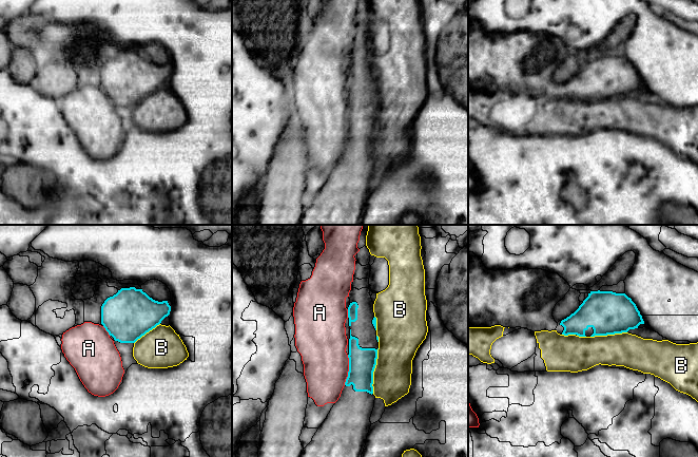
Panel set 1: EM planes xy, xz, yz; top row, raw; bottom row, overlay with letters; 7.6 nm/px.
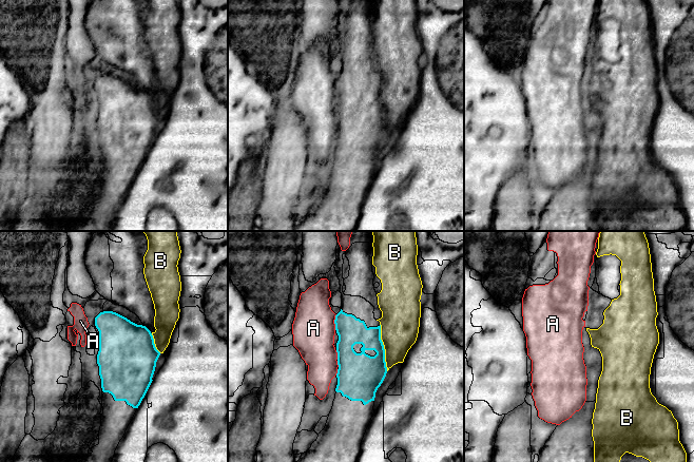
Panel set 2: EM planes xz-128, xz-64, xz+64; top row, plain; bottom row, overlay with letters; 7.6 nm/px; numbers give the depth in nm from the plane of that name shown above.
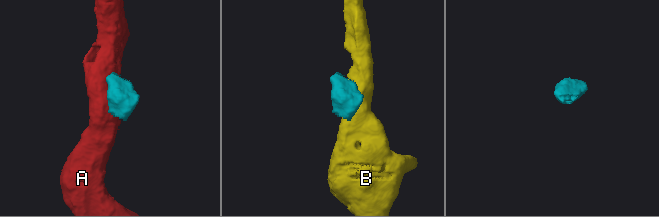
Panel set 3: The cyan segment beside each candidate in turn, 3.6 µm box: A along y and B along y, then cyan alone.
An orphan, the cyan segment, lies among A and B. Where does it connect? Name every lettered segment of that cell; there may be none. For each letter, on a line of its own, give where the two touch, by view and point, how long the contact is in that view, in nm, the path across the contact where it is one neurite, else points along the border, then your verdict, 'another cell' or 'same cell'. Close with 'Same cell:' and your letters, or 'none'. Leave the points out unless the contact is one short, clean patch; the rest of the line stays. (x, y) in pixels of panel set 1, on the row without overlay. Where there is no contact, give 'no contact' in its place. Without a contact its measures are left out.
A: xz (349, 133) | 240 nm | another cell
B: xz (373, 134) | 340 nm | another cell
Same cell: none

